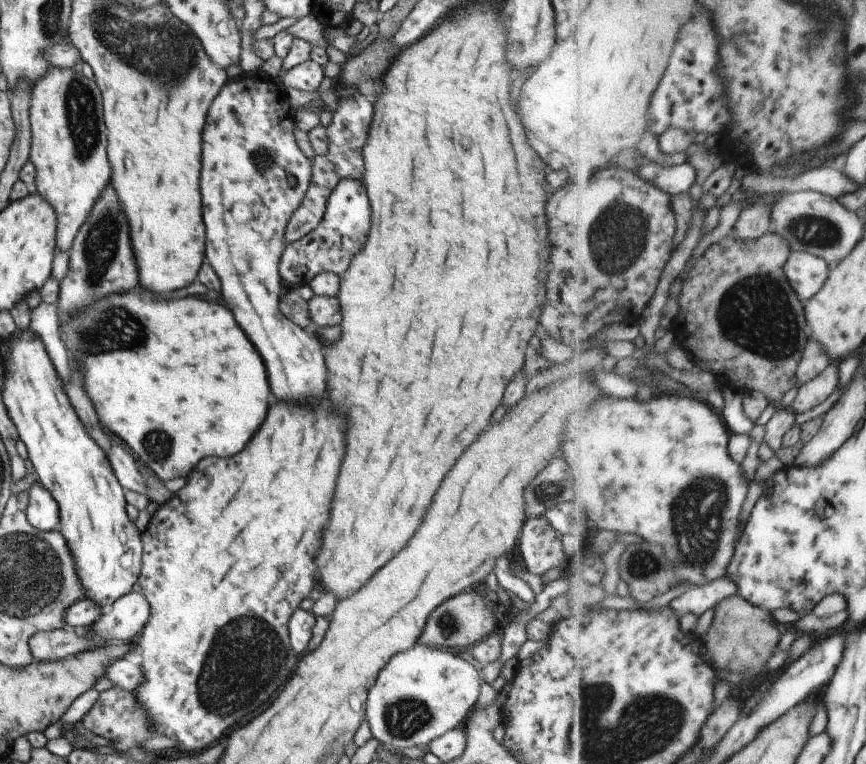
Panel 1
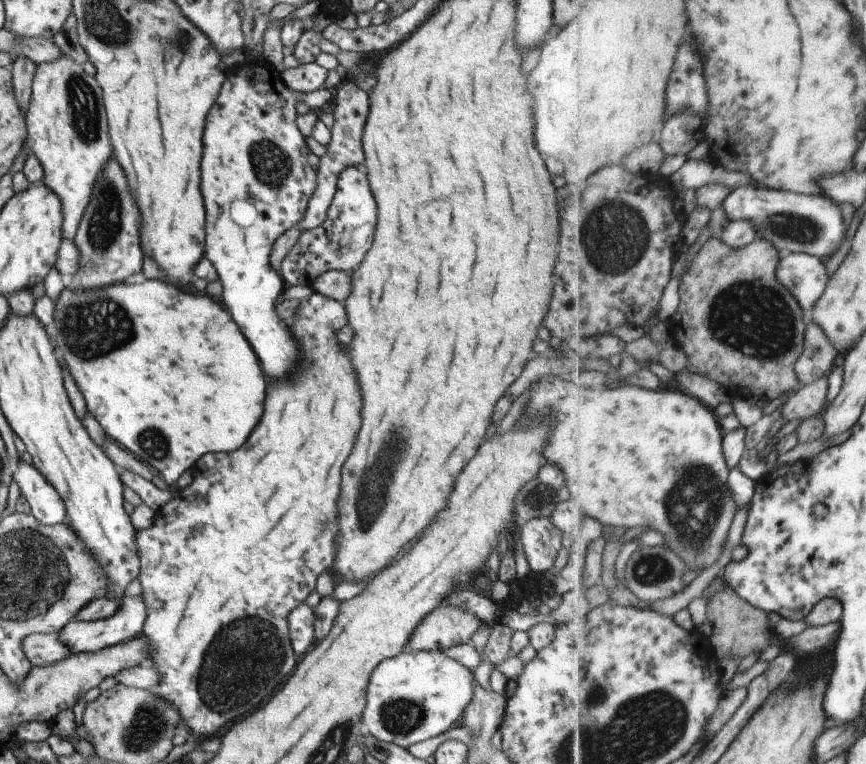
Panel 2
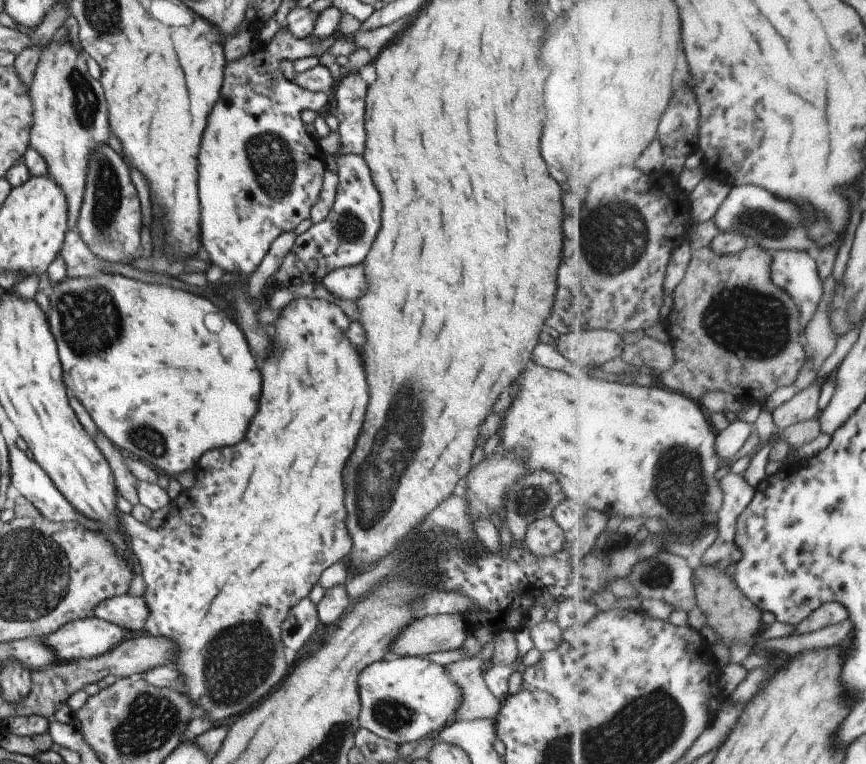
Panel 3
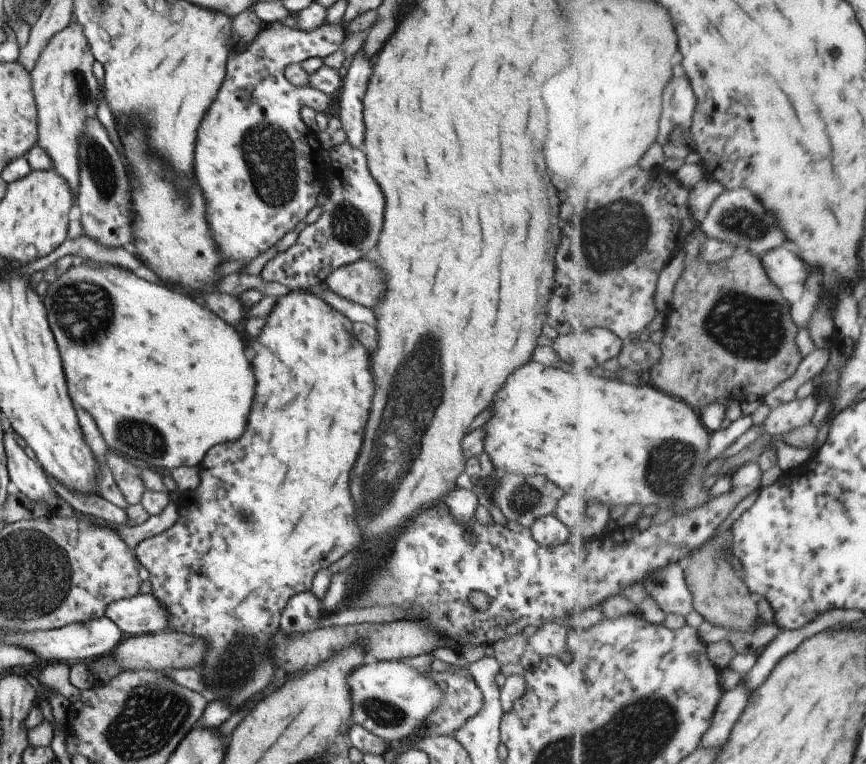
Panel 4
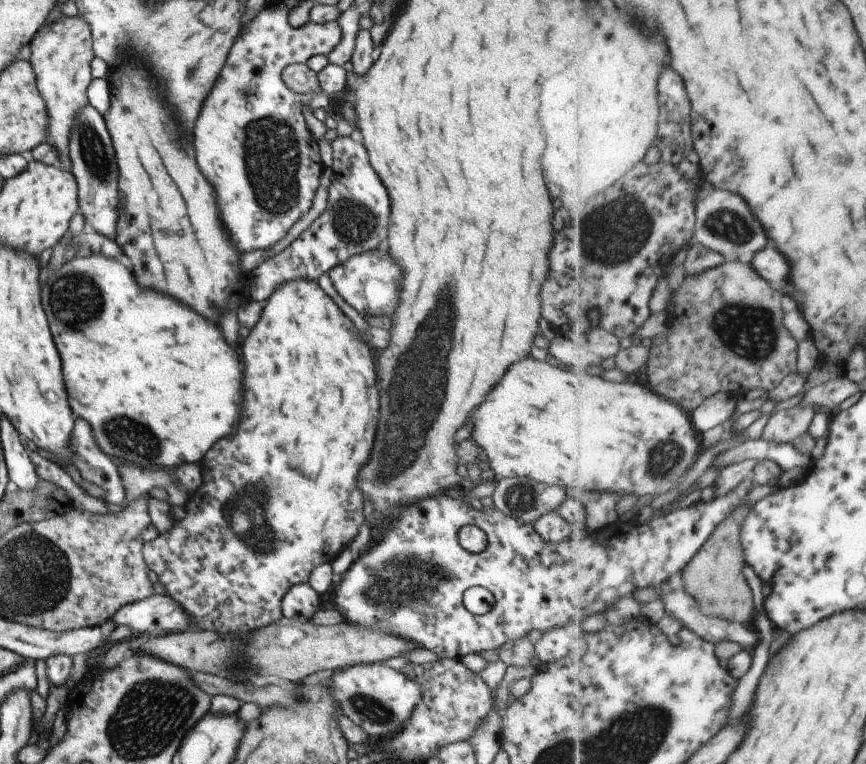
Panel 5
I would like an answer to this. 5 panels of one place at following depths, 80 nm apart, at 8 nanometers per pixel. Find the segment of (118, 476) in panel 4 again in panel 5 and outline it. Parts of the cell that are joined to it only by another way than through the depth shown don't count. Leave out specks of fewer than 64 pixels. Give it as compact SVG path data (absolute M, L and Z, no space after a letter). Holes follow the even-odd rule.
M116 462L116 469L122 487L124 488L124 497L126 502L134 498L147 494L151 488L163 488L168 494L168 503L171 507L184 507L186 504L182 490L177 486L177 480L169 476L165 470L139 470L135 466L123 466Z

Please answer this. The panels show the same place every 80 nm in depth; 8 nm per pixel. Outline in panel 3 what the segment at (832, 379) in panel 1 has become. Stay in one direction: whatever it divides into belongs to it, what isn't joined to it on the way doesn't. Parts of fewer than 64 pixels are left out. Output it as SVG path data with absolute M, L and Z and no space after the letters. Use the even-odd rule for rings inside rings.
M816 382L802 391L796 391L791 399L771 412L775 429L786 429L794 424L813 420L821 412L819 396L821 387L817 386Z

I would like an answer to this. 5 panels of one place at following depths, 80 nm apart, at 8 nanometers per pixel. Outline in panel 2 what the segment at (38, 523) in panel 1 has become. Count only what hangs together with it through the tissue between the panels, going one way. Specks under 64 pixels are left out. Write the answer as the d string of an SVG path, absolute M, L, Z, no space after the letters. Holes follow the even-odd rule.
M26 456L16 460L12 479L25 497L31 510L30 515L41 524L53 526L66 522L65 505L57 491Z

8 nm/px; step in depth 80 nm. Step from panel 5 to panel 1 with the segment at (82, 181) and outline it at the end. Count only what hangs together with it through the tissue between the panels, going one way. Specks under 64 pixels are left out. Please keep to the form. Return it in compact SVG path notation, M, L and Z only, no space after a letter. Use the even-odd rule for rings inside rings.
M107 184L93 203L87 218L78 228L77 234L68 248L69 266L65 276L58 282L59 291L56 302L61 315L74 315L80 308L94 300L111 293L127 292L137 284L137 266L133 260L127 220L117 208L117 196L113 186Z

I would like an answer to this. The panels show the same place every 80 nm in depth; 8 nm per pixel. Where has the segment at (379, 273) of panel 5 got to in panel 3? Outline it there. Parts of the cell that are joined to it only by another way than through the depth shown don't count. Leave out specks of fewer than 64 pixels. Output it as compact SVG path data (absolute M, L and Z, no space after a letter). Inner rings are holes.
M361 264L336 268L320 280L325 290L343 300L357 300L367 290L367 278L363 276Z

